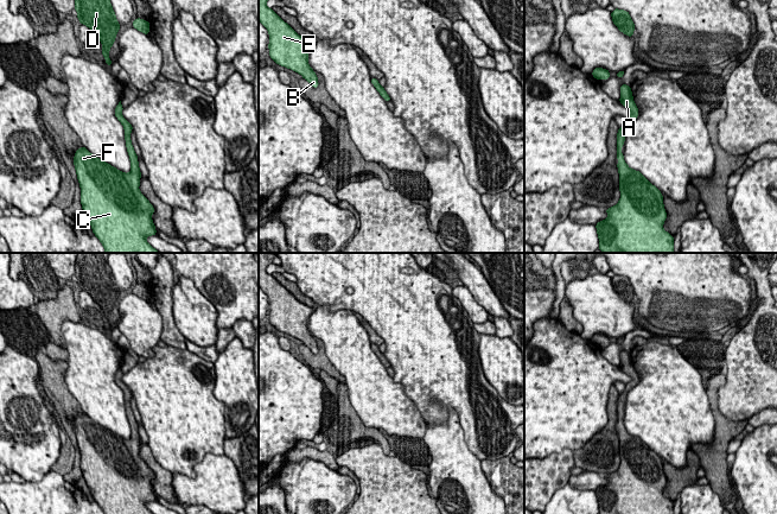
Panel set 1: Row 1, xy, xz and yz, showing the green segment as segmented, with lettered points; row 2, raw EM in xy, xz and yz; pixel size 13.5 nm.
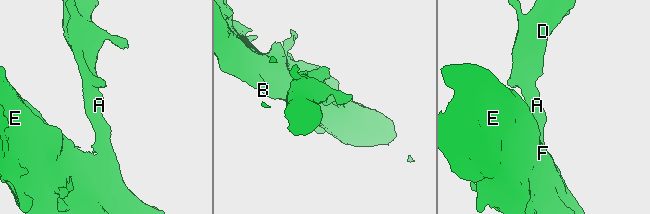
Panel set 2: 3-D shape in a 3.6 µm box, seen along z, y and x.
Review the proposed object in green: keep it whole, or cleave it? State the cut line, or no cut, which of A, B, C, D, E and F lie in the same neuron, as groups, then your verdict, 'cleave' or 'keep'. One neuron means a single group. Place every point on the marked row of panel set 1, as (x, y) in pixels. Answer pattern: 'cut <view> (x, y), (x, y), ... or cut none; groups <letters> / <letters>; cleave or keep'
cut none; groups A B C D E F; keep

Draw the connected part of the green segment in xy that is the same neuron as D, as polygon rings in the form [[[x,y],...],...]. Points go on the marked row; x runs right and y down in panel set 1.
[[[75,0],[75,9],[81,24],[88,26],[102,43],[102,55],[110,66],[109,50],[120,30],[110,0]]]

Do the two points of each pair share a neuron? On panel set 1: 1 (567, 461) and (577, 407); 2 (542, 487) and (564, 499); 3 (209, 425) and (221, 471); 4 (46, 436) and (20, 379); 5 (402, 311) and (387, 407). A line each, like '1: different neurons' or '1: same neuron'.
1: different neurons
2: different neurons
3: different neurons
4: same neuron
5: different neurons

